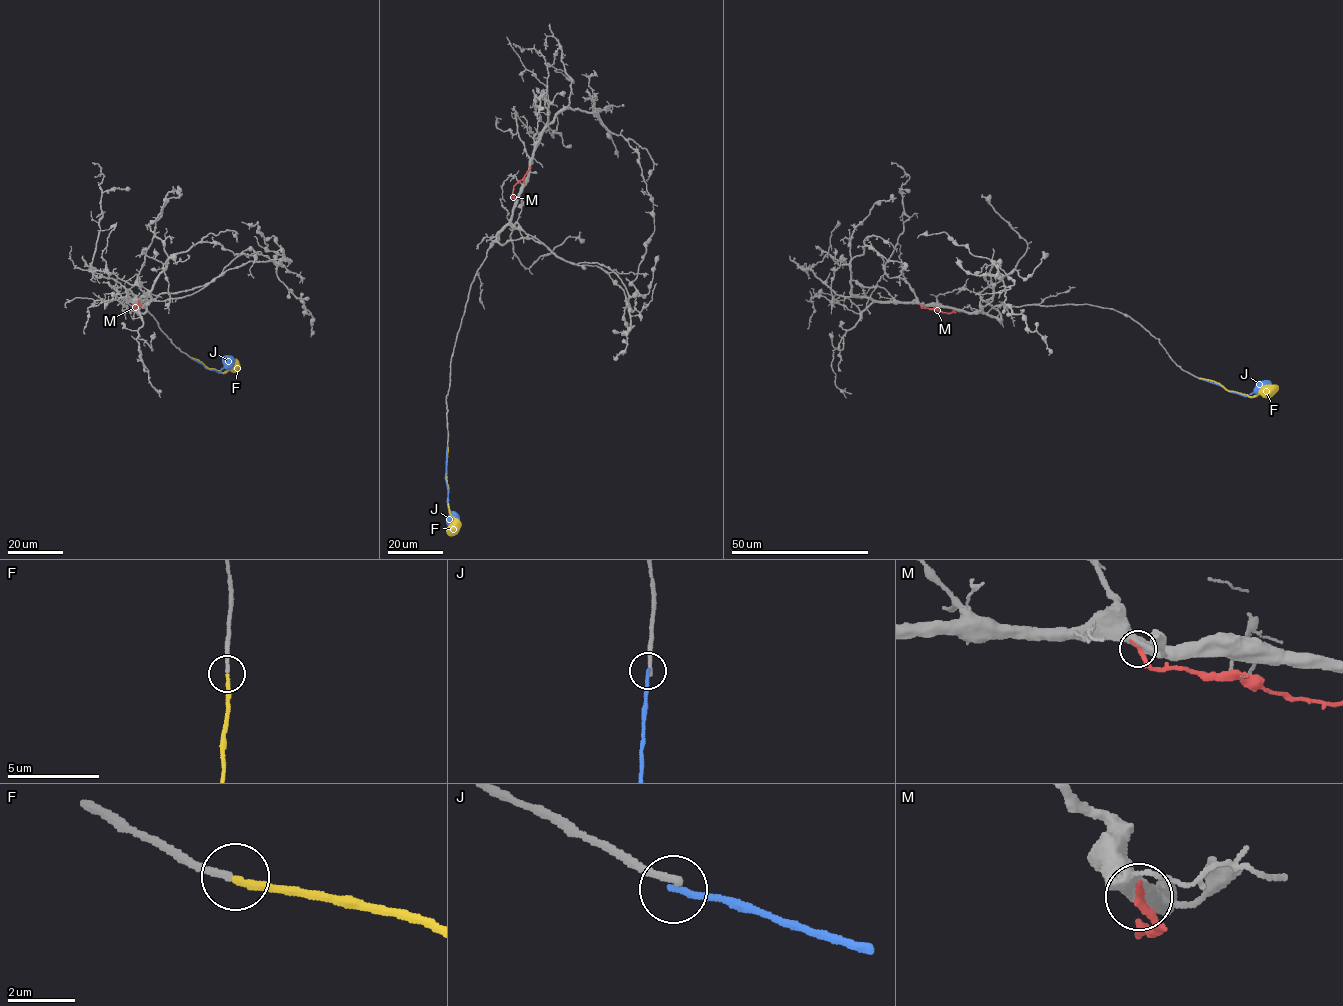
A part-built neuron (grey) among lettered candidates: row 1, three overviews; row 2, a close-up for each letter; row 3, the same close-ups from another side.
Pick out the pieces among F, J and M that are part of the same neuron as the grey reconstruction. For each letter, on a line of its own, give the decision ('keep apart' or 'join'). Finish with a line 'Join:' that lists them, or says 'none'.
F: join
J: keep apart
M: keep apart
Join: F

